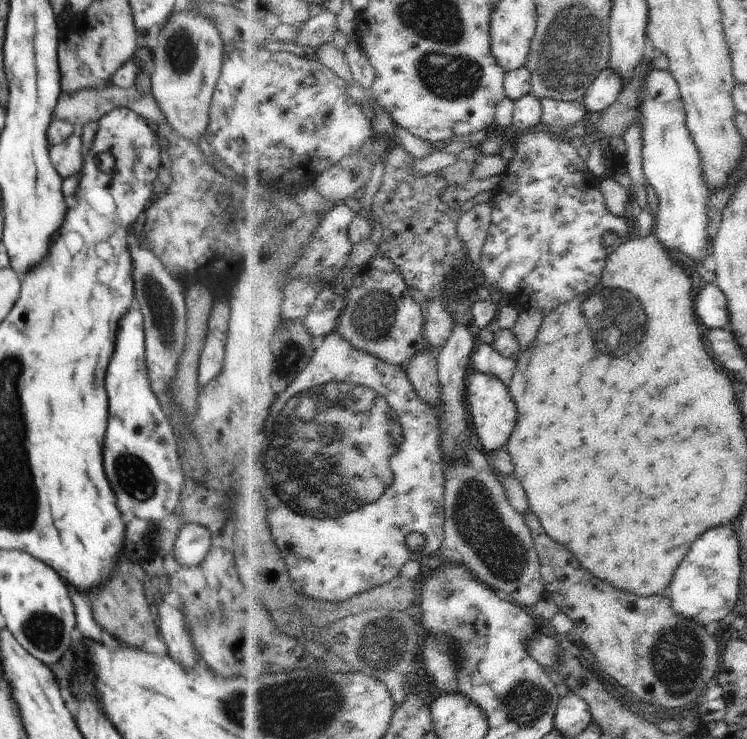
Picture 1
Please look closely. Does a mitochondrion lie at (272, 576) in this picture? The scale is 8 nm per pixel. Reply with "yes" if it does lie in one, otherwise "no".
no

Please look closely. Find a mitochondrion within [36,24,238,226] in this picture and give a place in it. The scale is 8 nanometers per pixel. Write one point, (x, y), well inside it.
(181, 54)

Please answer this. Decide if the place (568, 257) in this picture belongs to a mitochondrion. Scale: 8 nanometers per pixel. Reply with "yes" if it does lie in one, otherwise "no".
no

